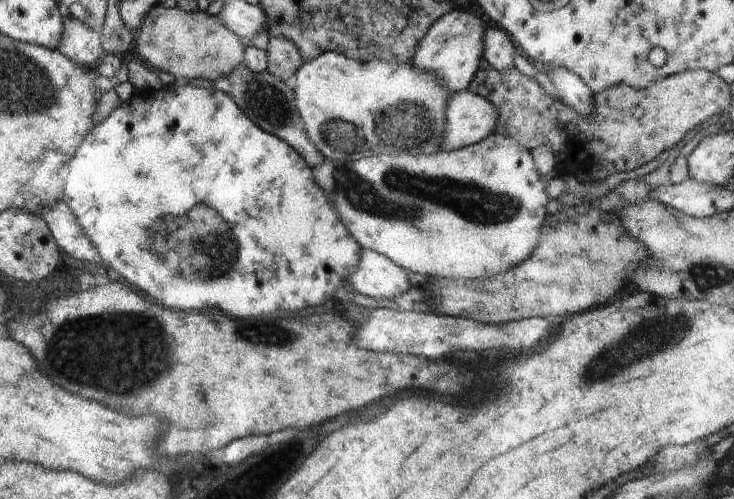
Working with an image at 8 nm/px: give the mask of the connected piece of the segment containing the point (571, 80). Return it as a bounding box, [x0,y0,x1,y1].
[549,69,595,117]

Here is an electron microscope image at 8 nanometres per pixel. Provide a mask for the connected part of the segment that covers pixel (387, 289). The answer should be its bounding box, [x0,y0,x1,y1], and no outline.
[348,249,410,298]

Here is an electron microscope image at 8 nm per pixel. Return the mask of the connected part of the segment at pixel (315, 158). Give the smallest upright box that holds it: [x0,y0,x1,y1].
[227,62,326,167]

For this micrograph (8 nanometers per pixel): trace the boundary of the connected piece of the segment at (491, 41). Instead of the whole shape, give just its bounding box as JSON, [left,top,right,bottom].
[483,26,516,71]

